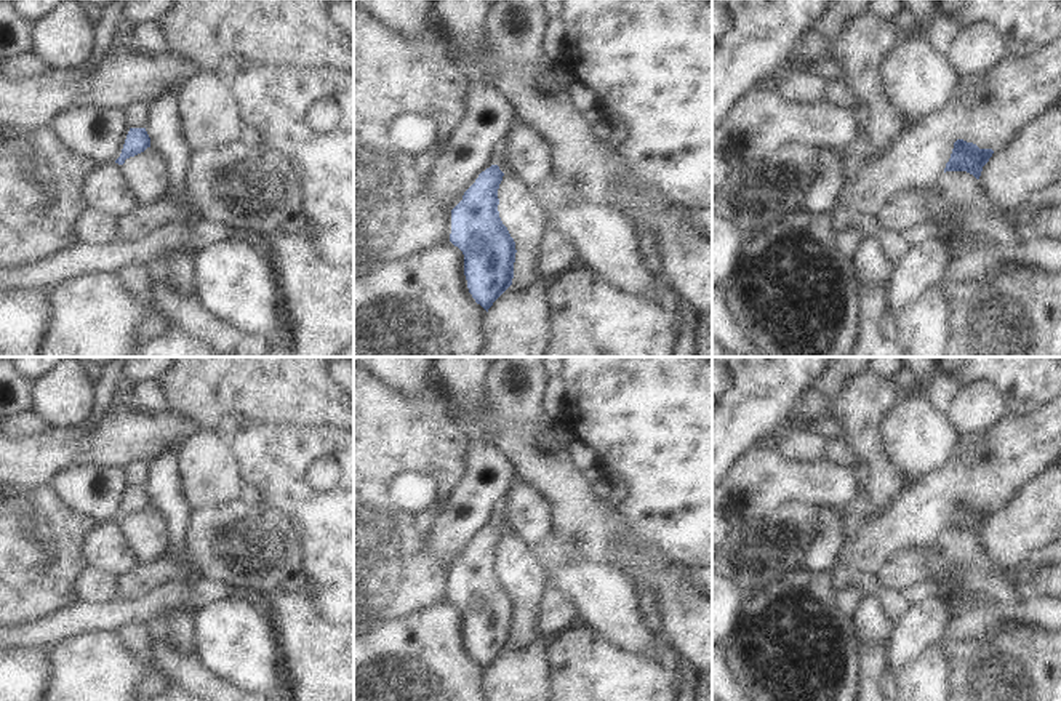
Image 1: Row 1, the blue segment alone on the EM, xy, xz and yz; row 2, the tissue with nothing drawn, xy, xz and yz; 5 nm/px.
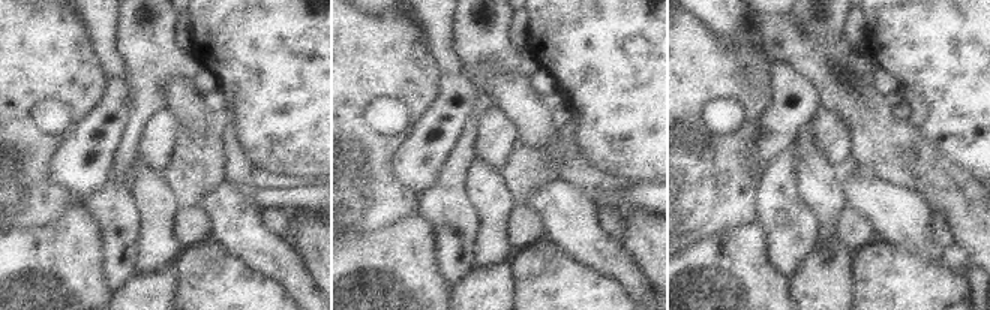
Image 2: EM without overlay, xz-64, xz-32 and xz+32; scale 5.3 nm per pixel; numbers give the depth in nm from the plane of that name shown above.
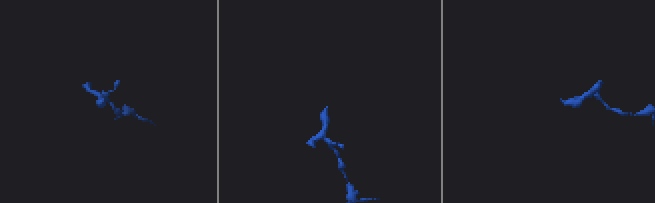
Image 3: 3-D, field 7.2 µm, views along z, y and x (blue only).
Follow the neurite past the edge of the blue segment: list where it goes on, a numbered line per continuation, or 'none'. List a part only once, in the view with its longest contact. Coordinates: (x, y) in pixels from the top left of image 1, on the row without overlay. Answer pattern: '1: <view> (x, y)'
1: xz (503, 512)

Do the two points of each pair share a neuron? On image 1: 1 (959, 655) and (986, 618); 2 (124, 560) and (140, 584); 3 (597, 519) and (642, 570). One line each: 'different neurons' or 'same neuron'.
1: different neurons
2: different neurons
3: same neuron

